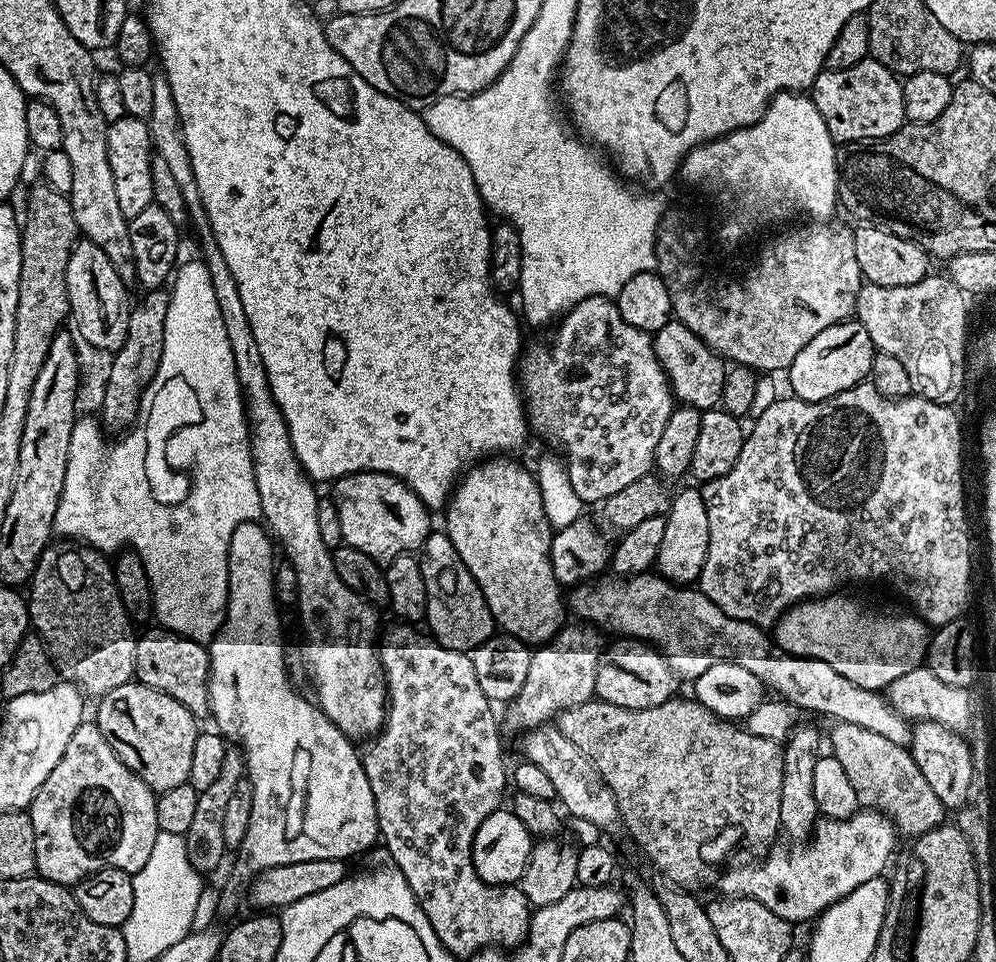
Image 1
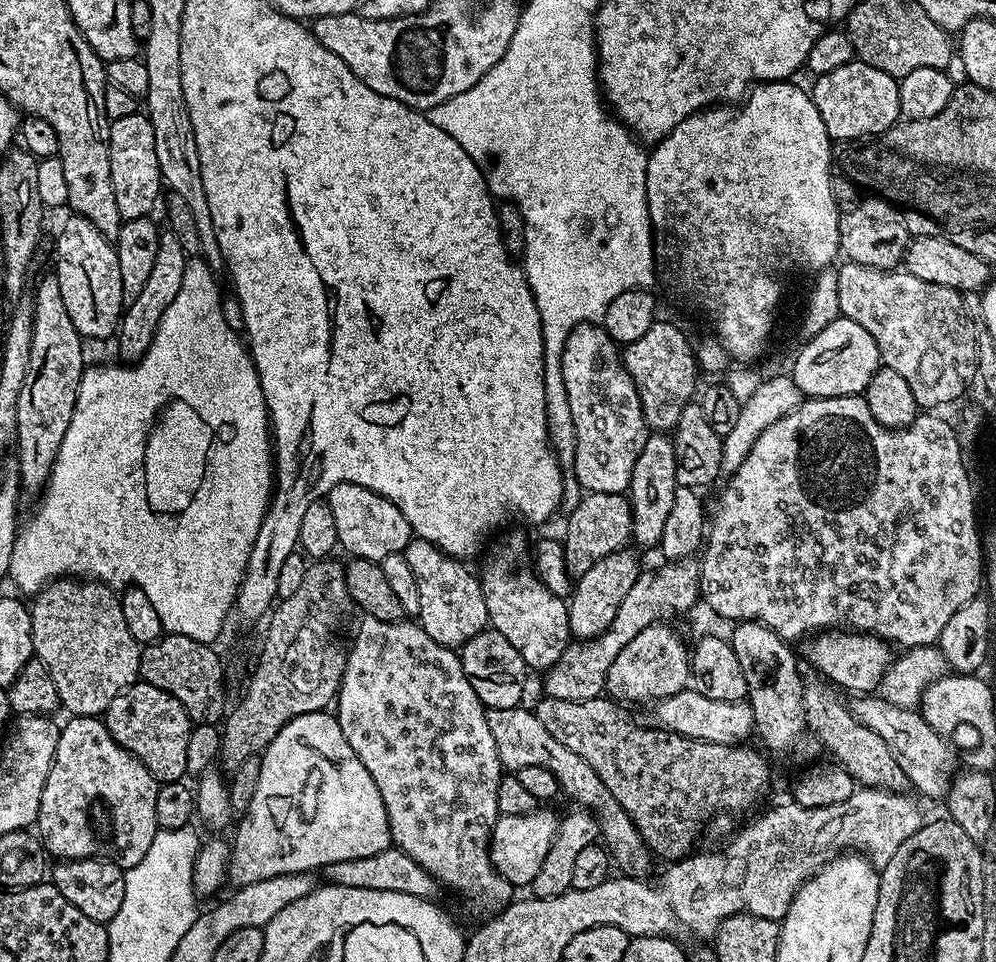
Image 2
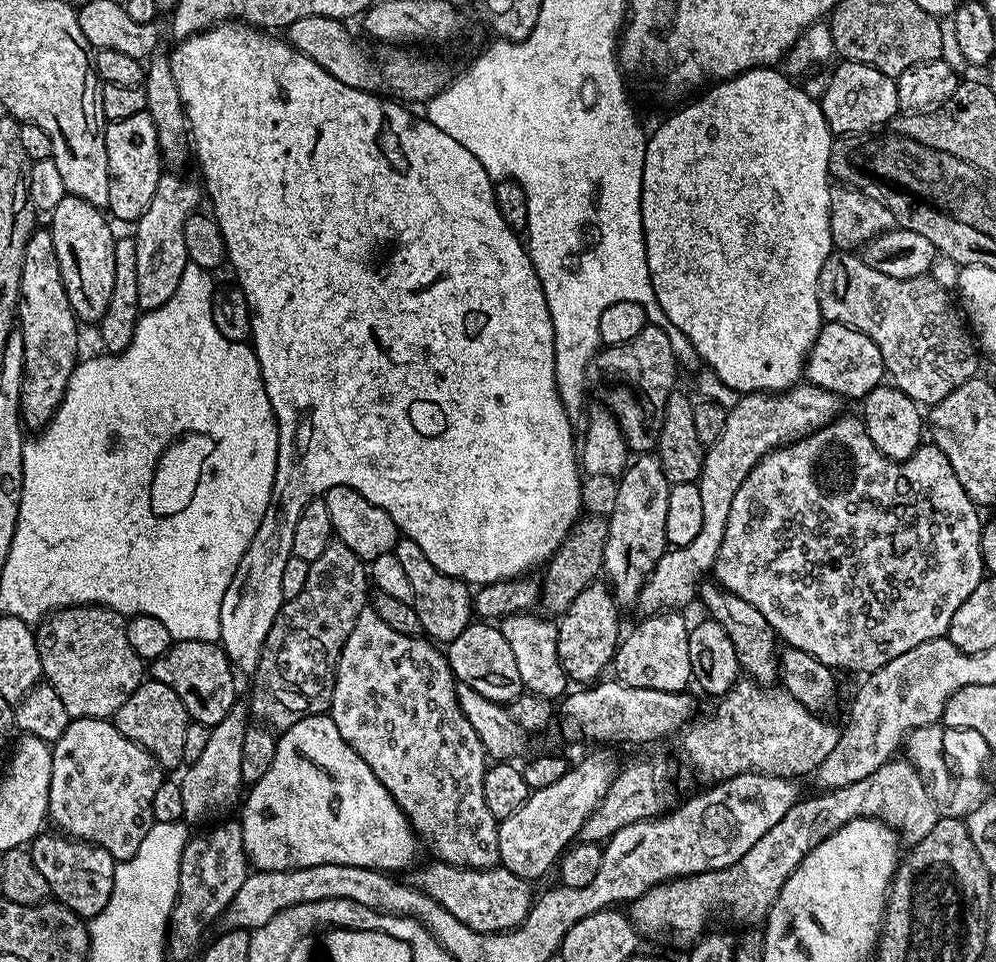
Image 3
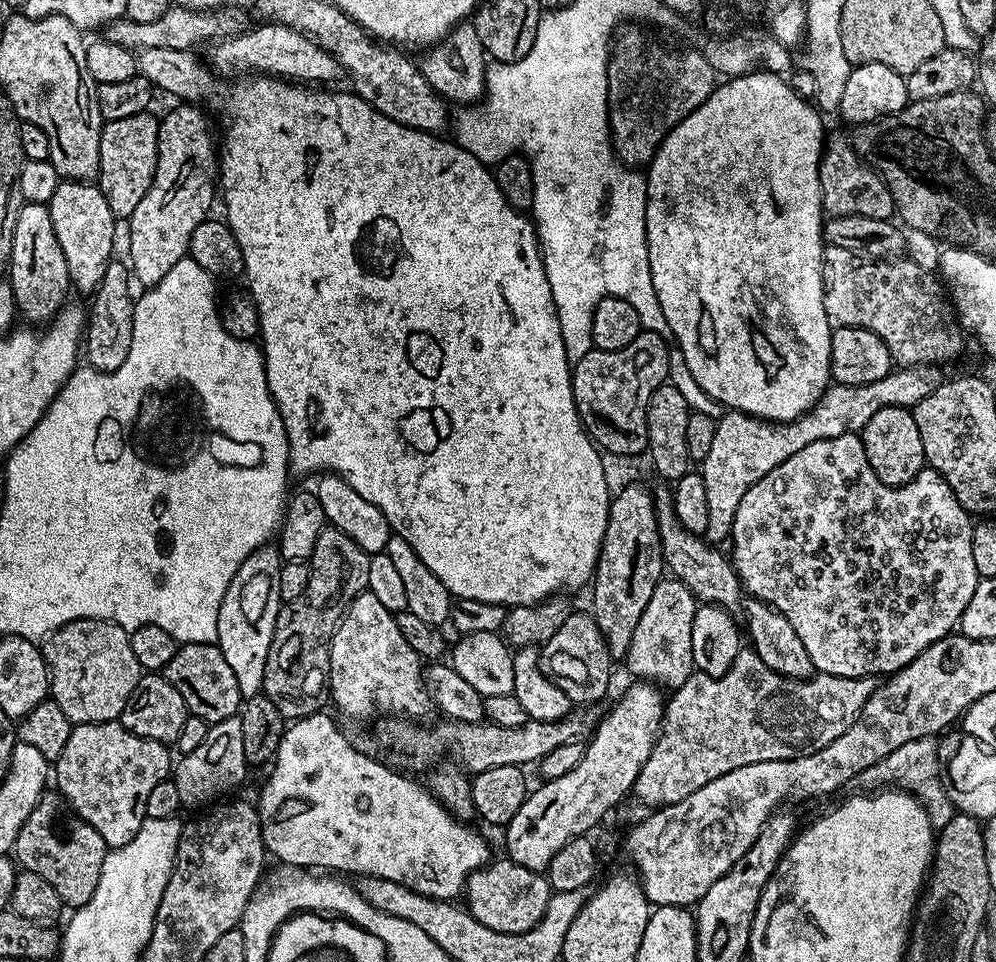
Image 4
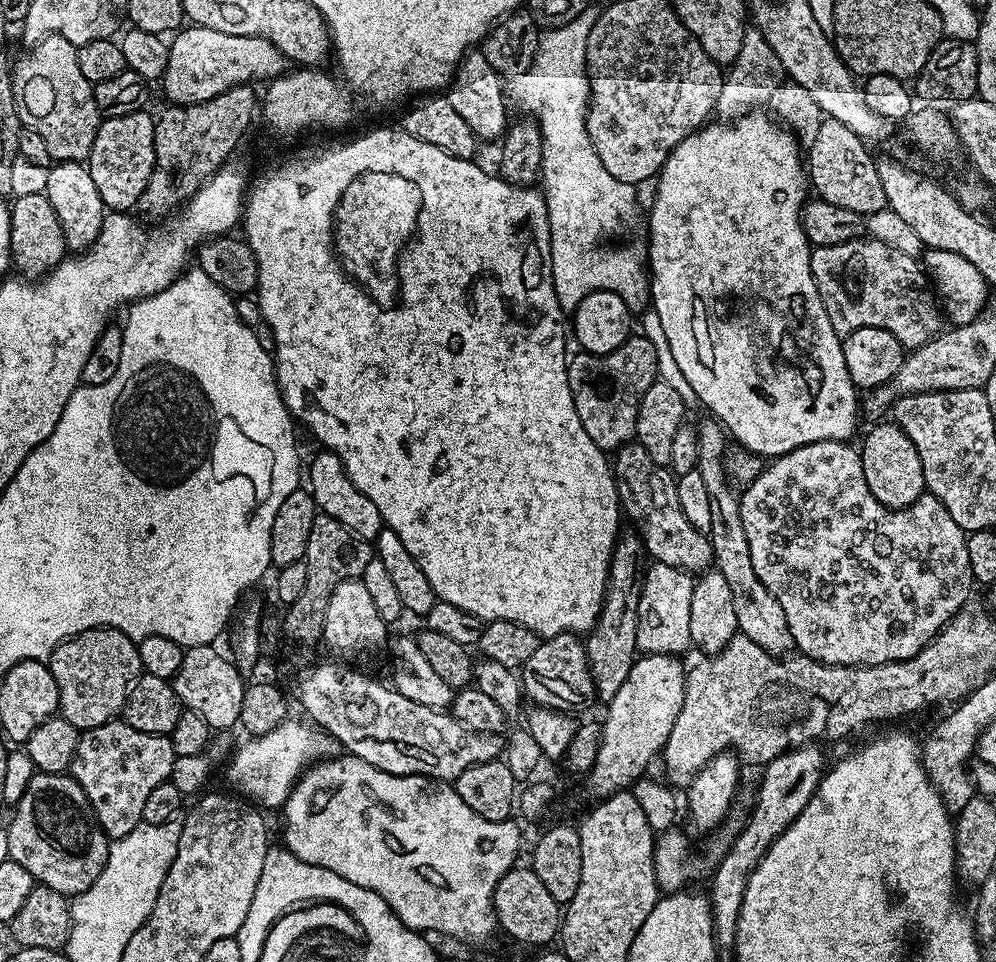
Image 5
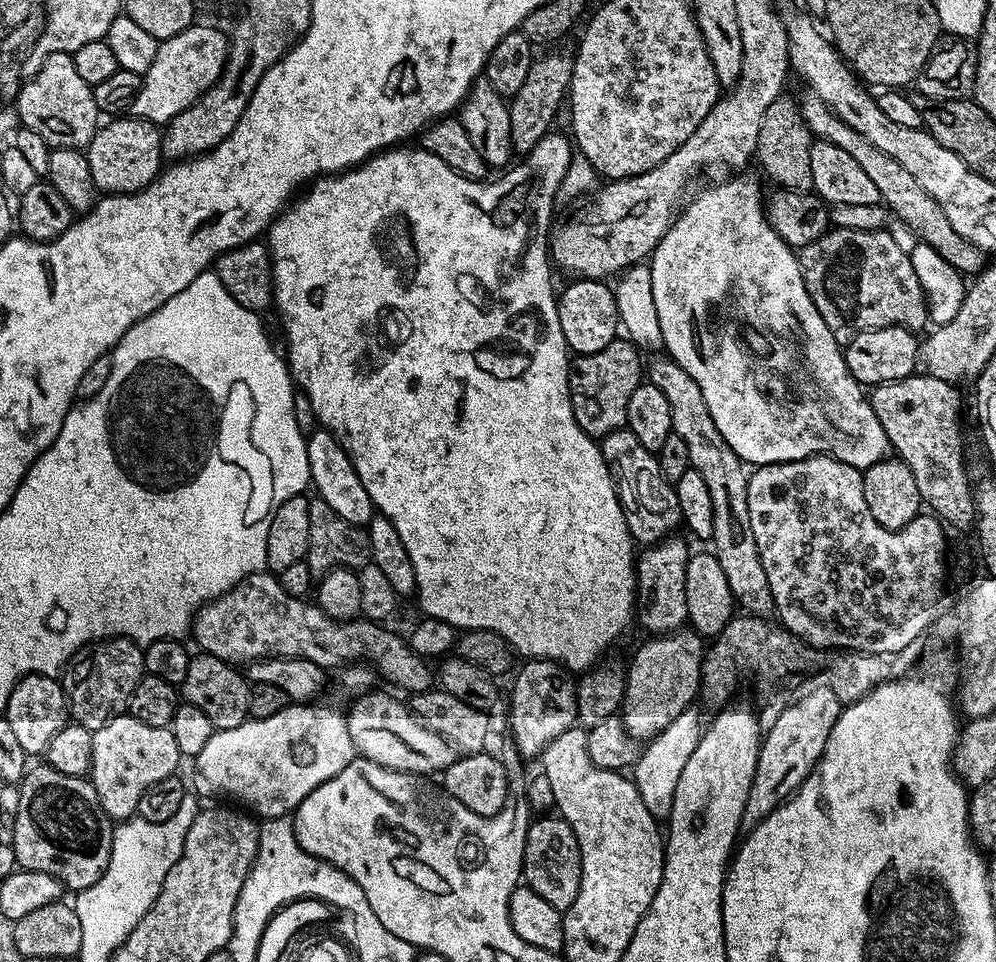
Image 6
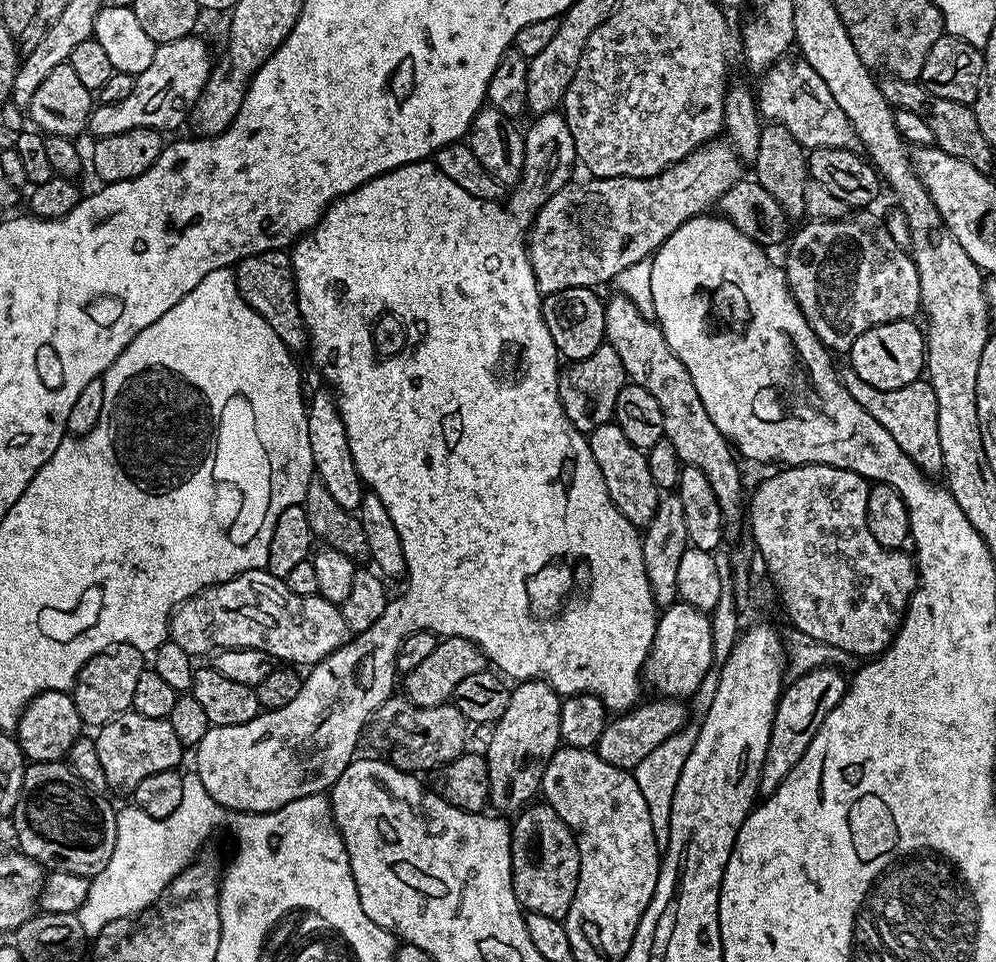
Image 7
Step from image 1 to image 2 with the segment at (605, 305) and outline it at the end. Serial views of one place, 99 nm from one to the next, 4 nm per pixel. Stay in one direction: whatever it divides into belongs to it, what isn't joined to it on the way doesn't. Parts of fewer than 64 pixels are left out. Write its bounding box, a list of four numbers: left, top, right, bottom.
[562,323,650,493]

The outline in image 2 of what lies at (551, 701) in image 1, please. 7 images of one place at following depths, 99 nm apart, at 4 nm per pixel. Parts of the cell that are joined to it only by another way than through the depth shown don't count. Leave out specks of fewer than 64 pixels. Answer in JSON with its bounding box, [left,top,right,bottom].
[543,559,700,700]

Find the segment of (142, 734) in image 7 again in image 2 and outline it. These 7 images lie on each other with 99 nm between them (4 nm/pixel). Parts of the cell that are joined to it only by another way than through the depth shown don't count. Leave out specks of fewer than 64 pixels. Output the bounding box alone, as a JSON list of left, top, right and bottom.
[35,716,158,869]

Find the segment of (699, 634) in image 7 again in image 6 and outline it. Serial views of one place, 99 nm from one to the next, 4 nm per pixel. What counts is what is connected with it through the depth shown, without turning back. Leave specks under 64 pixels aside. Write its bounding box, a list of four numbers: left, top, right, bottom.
[622,630,706,742]

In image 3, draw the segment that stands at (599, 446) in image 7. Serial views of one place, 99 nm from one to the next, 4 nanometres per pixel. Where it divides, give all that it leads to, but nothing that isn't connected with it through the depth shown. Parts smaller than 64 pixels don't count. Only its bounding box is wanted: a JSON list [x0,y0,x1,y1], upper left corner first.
[698,582,780,686]

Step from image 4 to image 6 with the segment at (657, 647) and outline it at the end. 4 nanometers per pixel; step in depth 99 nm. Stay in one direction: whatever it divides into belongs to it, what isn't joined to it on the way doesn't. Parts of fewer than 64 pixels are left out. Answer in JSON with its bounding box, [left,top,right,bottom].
[635,534,690,634]

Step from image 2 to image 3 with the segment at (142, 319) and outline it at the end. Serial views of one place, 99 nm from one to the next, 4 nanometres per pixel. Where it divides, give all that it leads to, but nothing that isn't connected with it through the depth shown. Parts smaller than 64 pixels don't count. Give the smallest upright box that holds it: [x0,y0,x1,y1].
[134,175,202,310]

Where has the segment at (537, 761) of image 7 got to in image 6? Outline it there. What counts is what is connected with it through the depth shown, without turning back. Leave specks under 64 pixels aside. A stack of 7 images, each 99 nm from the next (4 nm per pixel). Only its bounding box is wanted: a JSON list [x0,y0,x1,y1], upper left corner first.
[510,659,576,760]

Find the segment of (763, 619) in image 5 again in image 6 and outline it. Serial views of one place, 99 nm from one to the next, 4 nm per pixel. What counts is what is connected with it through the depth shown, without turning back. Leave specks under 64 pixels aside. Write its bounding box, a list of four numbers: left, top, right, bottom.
[647,360,776,618]

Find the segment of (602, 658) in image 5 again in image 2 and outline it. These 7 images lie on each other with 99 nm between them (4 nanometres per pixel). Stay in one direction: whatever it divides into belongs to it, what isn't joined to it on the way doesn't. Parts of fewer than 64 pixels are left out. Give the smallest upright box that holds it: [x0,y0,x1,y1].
[630,434,677,549]

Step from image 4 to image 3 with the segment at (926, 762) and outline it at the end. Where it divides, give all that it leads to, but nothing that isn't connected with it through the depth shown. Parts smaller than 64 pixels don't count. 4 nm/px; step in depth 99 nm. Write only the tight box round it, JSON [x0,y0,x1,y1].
[630,758,941,946]

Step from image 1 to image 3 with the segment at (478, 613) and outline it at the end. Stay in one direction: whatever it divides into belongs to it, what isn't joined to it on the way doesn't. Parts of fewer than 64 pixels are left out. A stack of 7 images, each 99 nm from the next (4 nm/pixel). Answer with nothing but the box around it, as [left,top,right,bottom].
[395,538,474,642]

